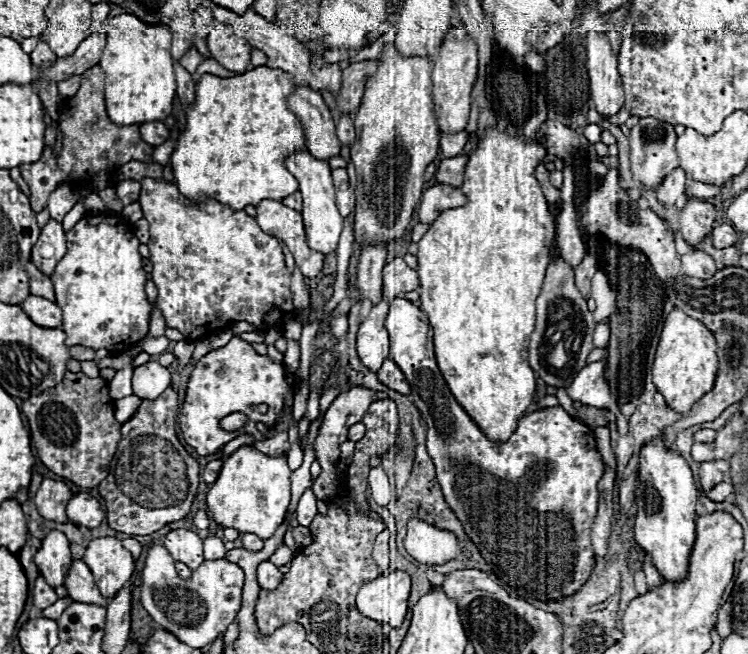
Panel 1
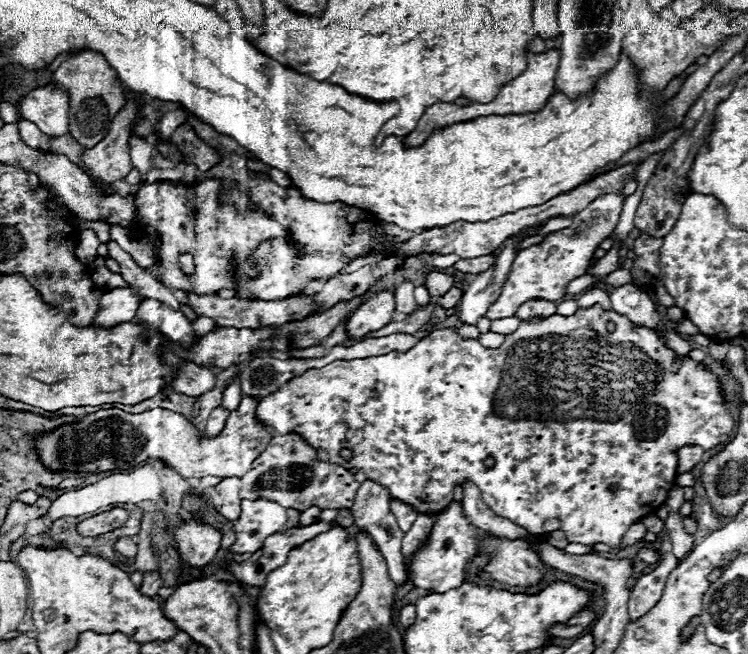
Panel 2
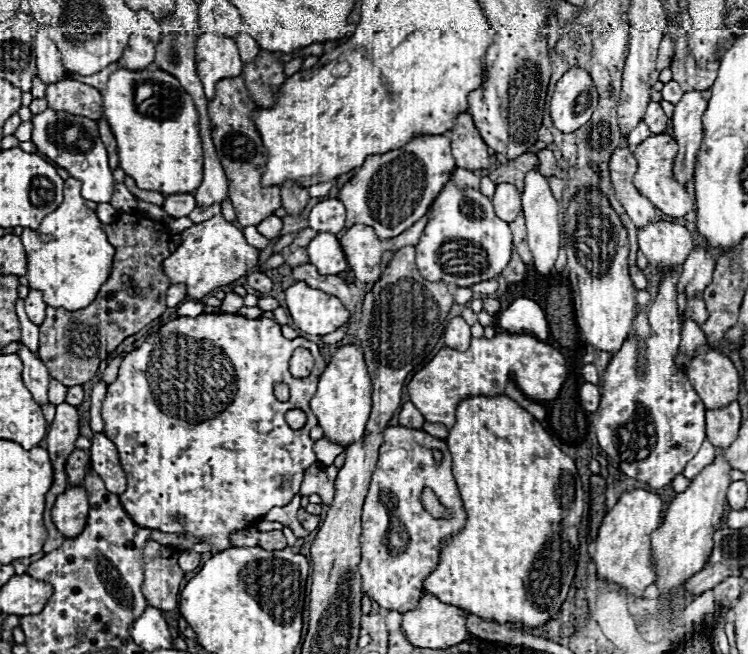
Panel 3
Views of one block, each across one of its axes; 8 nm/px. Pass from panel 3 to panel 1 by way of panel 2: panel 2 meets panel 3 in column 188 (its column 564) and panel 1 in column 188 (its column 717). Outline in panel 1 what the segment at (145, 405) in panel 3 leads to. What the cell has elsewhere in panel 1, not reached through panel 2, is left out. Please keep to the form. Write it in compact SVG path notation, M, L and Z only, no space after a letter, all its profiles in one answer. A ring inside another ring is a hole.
M232 338L226 346L208 352L206 356L202 356L196 362L196 366L188 378L184 404L182 404L180 416L178 416L178 424L180 424L186 444L196 454L208 456L208 454L214 454L216 450L220 450L230 440L244 436L244 434L250 434L256 440L266 440L264 432L260 432L256 424L262 422L266 430L274 428L284 406L290 404L290 400L292 400L292 382L294 382L294 374L284 364L274 362L266 354L258 354L246 340ZM262 402L268 404L266 414L260 414L256 408L252 408ZM234 412L242 412L248 416L246 426L236 432L222 430L218 424L220 418L234 414Z

